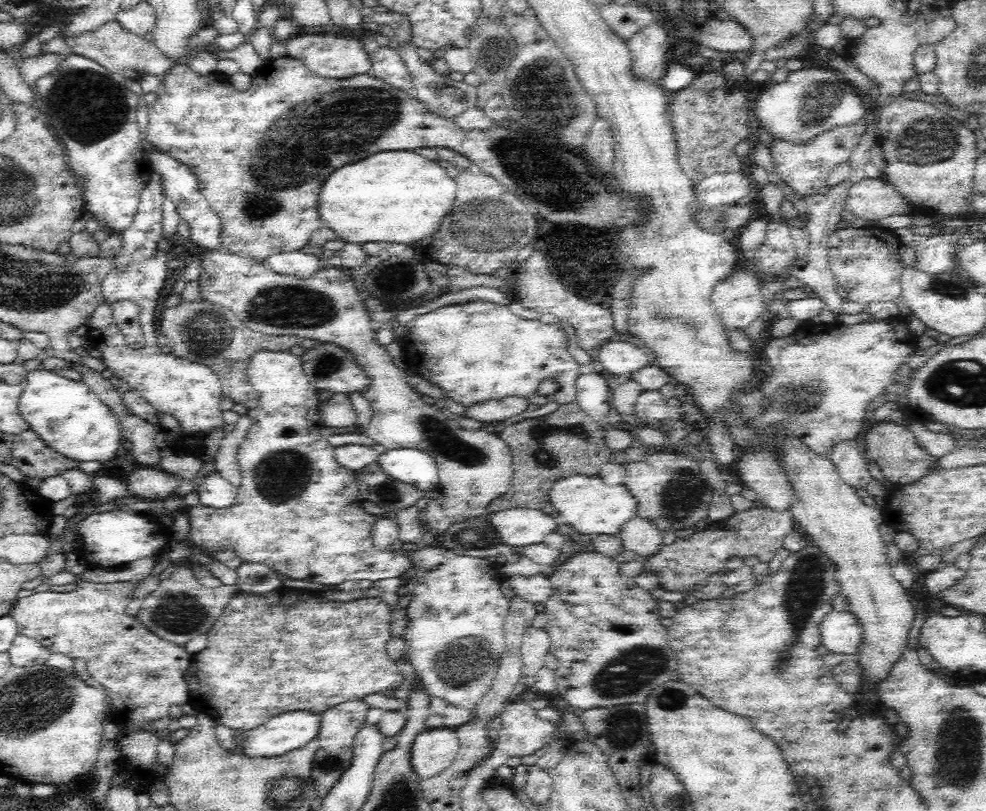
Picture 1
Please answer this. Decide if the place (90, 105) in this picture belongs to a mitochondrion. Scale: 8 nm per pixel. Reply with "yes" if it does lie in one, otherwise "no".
yes

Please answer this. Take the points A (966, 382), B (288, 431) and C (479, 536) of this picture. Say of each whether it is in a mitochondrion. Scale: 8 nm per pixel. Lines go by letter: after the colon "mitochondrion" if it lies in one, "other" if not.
A: mitochondrion
B: mitochondrion
C: mitochondrion

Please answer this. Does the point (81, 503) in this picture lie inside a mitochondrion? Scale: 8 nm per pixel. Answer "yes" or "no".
no

